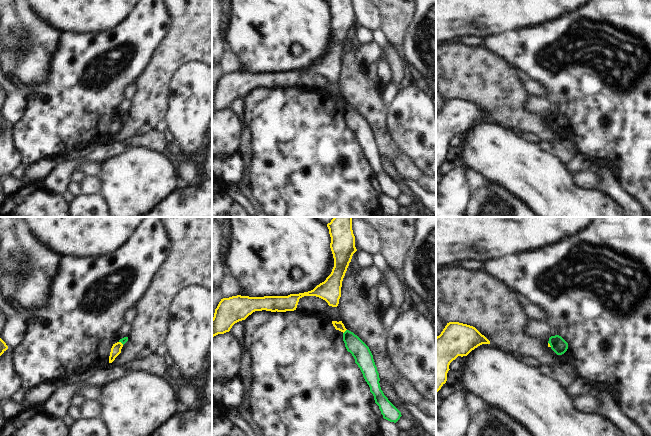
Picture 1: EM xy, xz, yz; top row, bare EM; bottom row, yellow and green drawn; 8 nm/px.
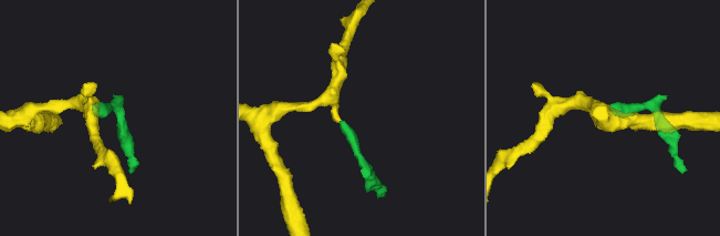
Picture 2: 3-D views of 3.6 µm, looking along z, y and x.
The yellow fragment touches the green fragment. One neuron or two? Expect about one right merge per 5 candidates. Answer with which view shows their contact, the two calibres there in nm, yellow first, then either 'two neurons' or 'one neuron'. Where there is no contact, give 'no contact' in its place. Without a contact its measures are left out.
meets yellow in xz; 70 nm thick on the yellow side, 150 nm on the other; two neurons

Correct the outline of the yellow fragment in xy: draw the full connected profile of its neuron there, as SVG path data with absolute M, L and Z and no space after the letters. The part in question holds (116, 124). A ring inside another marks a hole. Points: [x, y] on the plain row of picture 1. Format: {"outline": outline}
{"outline": "M117 118L113 120L111 124L110 132L109 132L109 139L112 139L115 136L115 134L121 129L122 123L123 123L123 120L121 118Z"}

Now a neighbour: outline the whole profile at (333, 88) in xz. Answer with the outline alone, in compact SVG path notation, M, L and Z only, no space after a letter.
M328 82L325 89L332 95L332 97L341 97L341 94L339 92L339 84Z

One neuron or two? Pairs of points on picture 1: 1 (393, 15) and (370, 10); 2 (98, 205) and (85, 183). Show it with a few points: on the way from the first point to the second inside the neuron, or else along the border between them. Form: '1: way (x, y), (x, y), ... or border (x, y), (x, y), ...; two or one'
1: border (378, 10), (380, 27); two
2: border (80, 191), (82, 193), (98, 193); two

